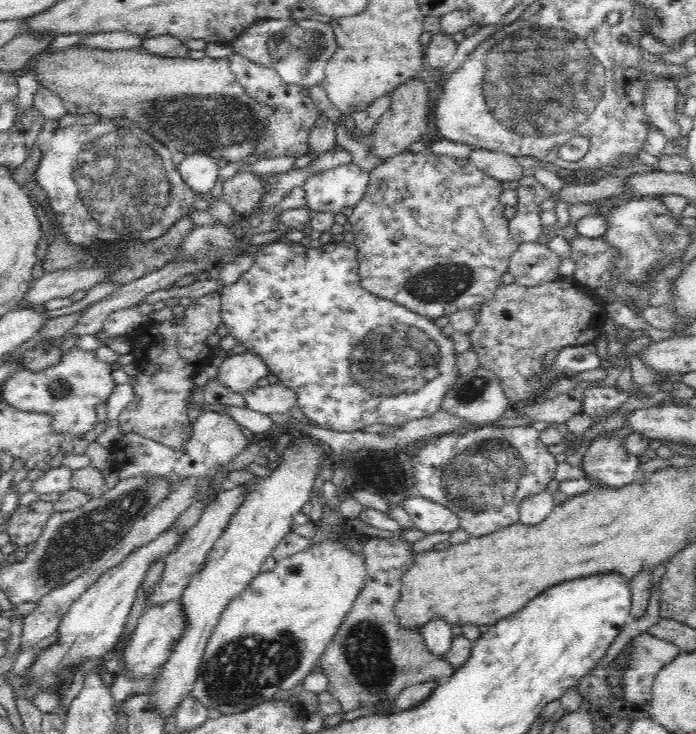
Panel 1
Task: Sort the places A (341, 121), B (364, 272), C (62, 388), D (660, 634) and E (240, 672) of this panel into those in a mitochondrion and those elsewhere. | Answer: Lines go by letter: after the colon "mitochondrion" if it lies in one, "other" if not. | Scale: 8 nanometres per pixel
A: other
B: other
C: mitochondrion
D: other
E: mitochondrion

